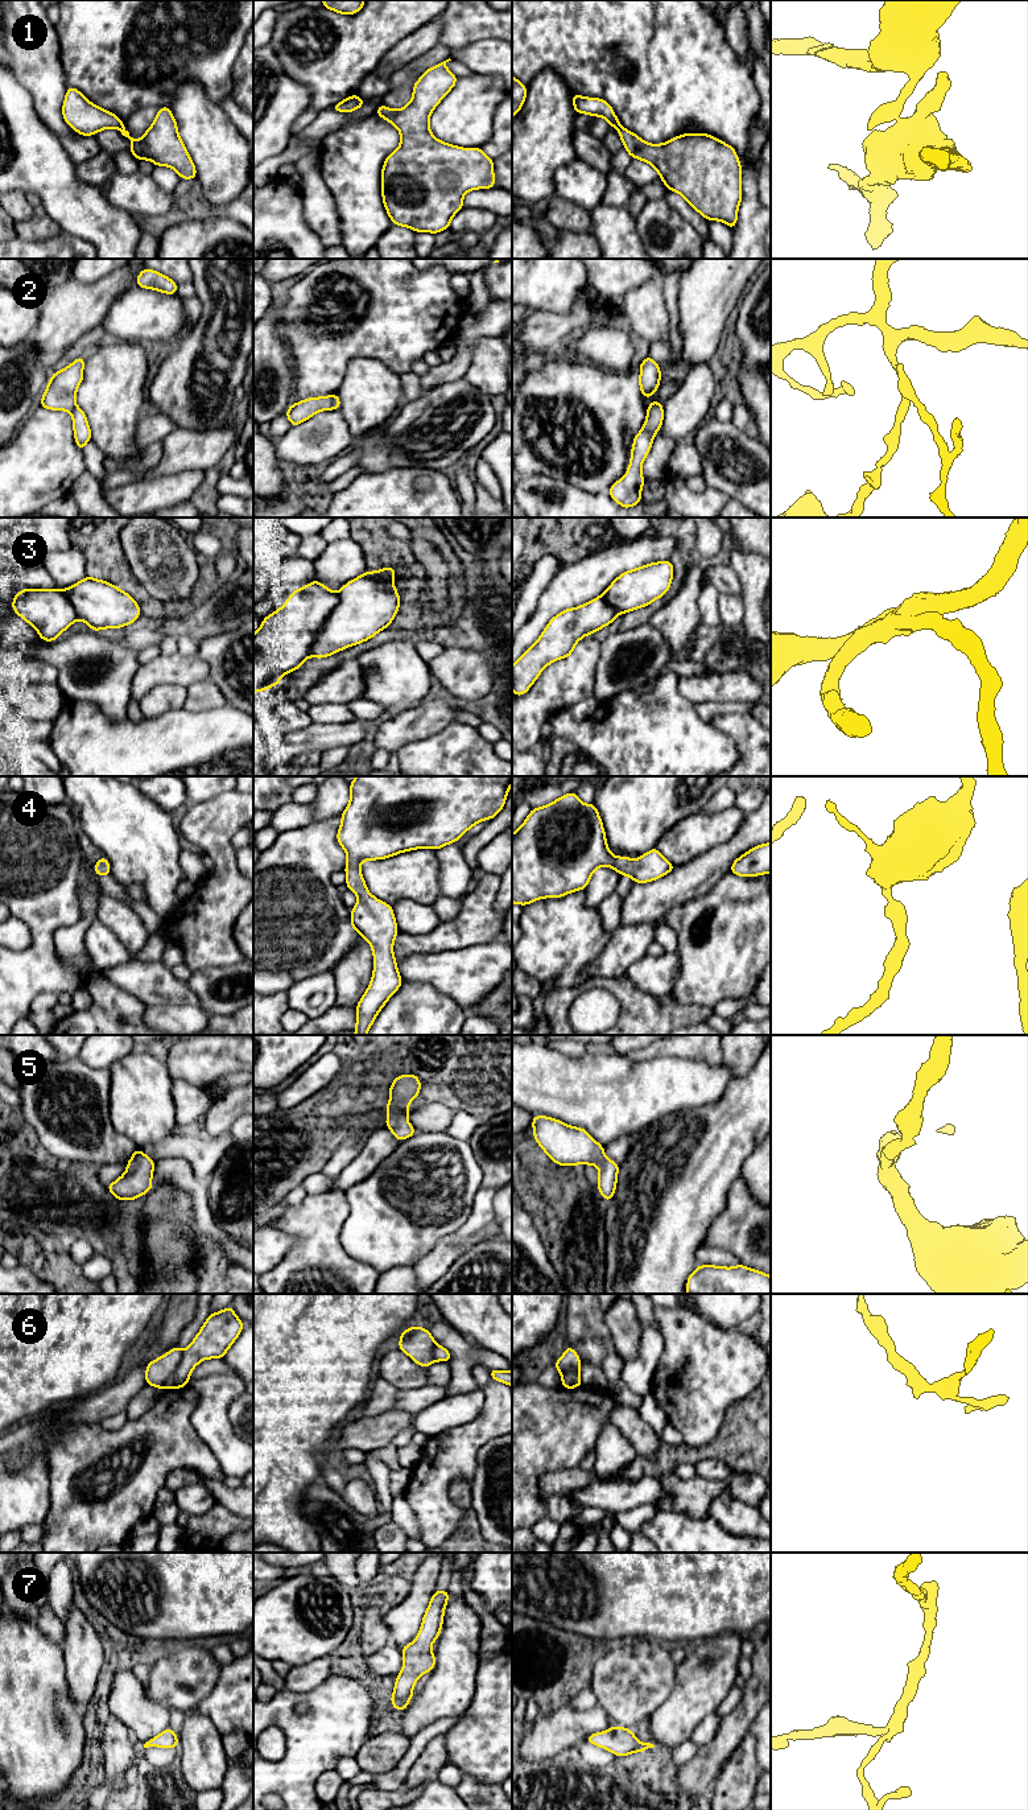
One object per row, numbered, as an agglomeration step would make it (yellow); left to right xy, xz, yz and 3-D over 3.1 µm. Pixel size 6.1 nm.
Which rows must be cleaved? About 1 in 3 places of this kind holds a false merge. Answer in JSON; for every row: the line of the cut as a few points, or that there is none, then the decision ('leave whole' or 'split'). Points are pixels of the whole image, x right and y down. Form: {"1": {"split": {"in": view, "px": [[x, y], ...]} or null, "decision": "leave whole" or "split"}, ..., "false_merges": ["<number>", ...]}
{"1": {"split": {"in": "xy", "px": [[123, 126], [119, 128]]}, "decision": "split"}, "2": {"split": {"in": "xz", "px": [[331, 395], [333, 408]]}, "decision": "split"}, "3": {"split": null, "decision": "leave whole"}, "4": {"split": null, "decision": "leave whole"}, "5": {"split": null, "decision": "leave whole"}, "6": {"split": {"in": "xy", "px": [[182, 1352], [177, 1369], [162, 1388]]}, "decision": "split"}, "7": {"split": null, "decision": "leave whole"}, "false_merges": ["1", "2", "6"]}

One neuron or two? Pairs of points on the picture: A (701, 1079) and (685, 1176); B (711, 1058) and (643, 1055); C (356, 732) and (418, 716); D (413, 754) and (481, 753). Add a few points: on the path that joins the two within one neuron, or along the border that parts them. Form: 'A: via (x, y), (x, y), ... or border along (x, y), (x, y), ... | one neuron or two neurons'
A: border along (723, 1093), (714, 1101), (682, 1108), (674, 1113) | two neurons
B: via (694, 1048), (660, 1048) | one neuron
C: border along (379, 722), (375, 729) | two neurons
D: via (430, 754), (463, 754) | one neuron

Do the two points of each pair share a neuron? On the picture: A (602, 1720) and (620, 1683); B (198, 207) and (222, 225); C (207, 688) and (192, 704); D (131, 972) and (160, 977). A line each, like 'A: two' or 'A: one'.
A: two
B: two
C: one
D: one

